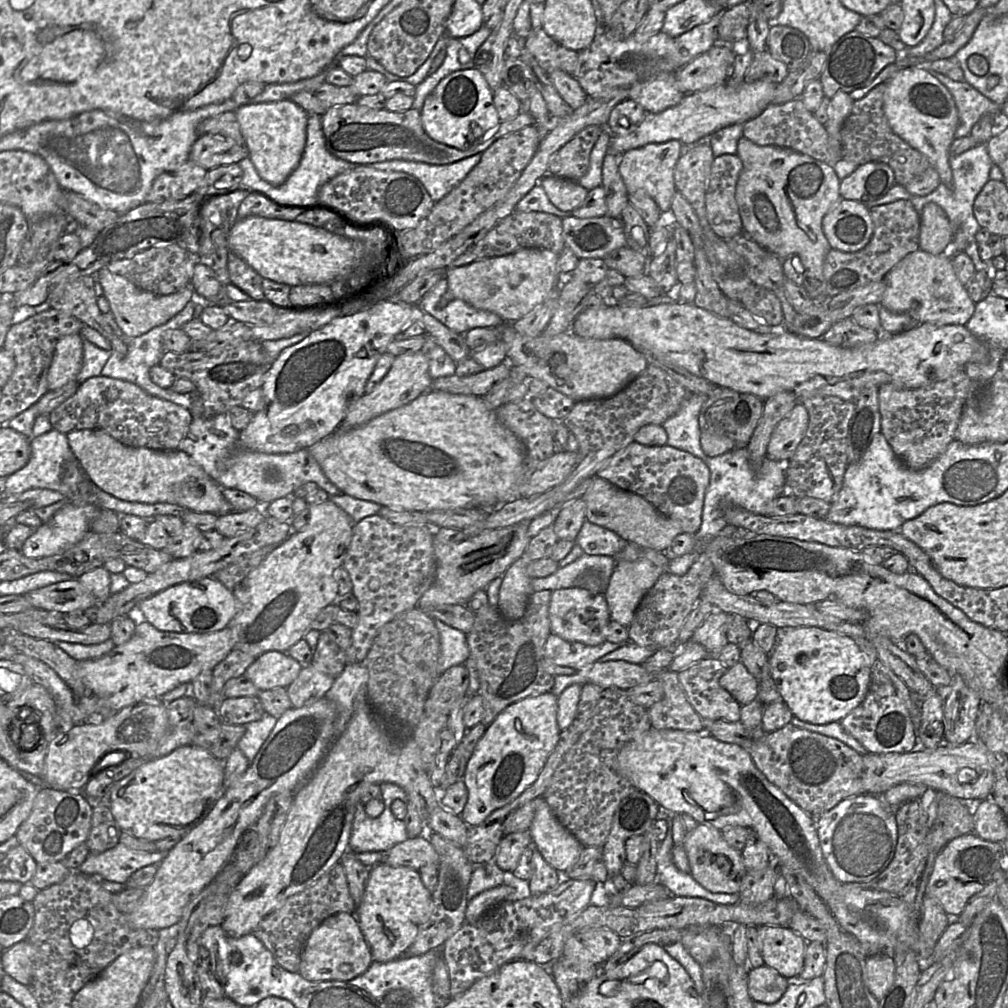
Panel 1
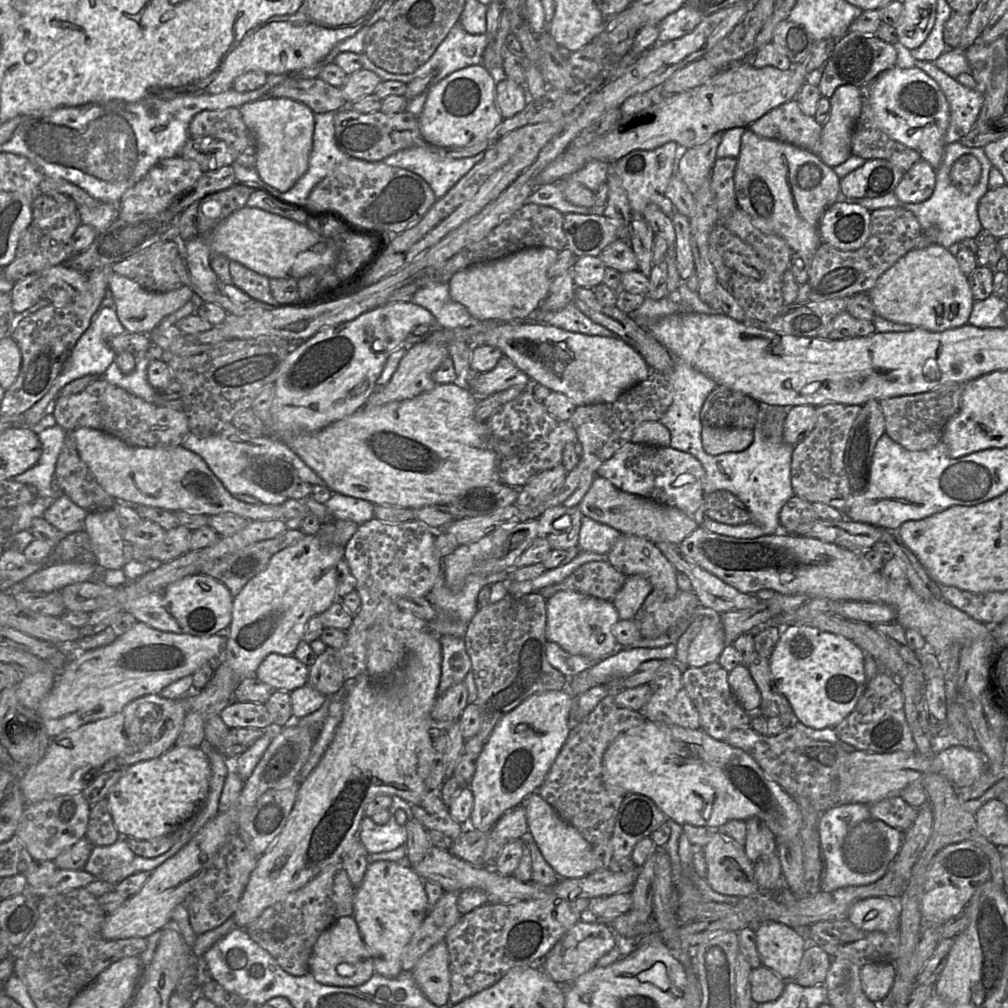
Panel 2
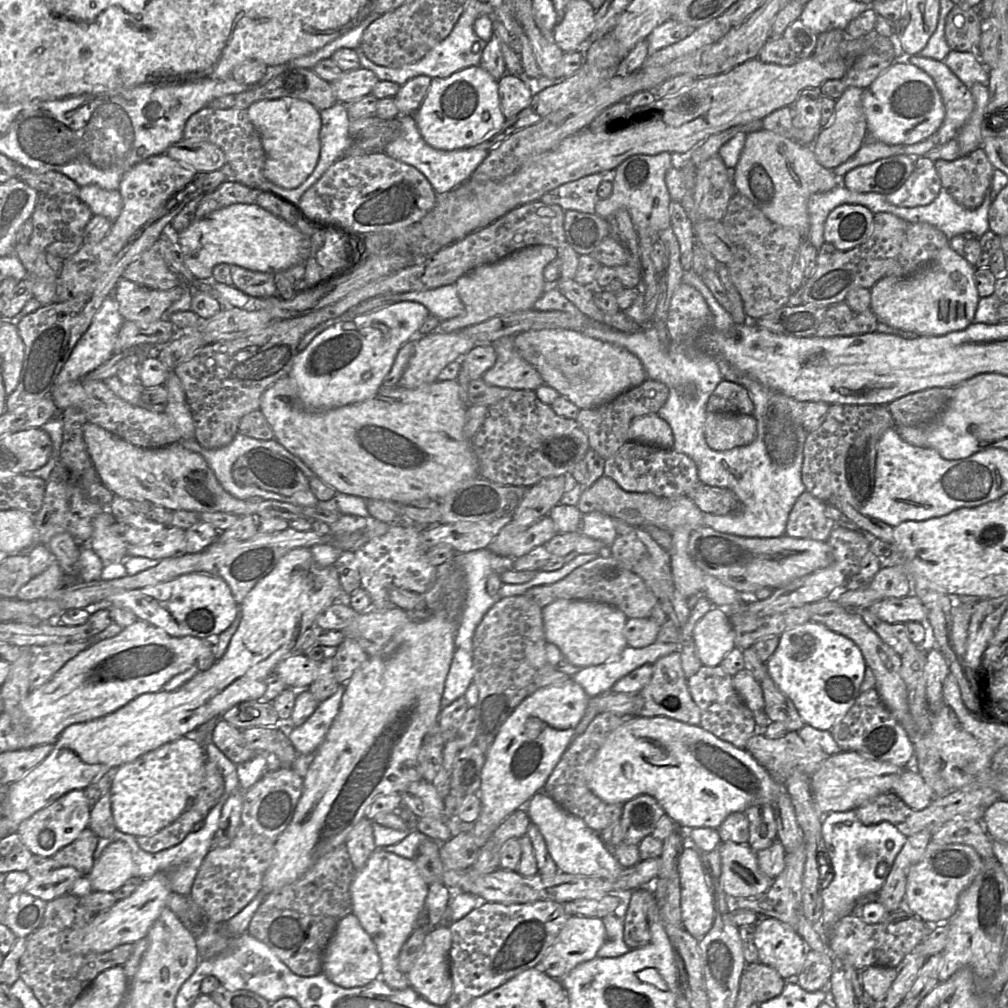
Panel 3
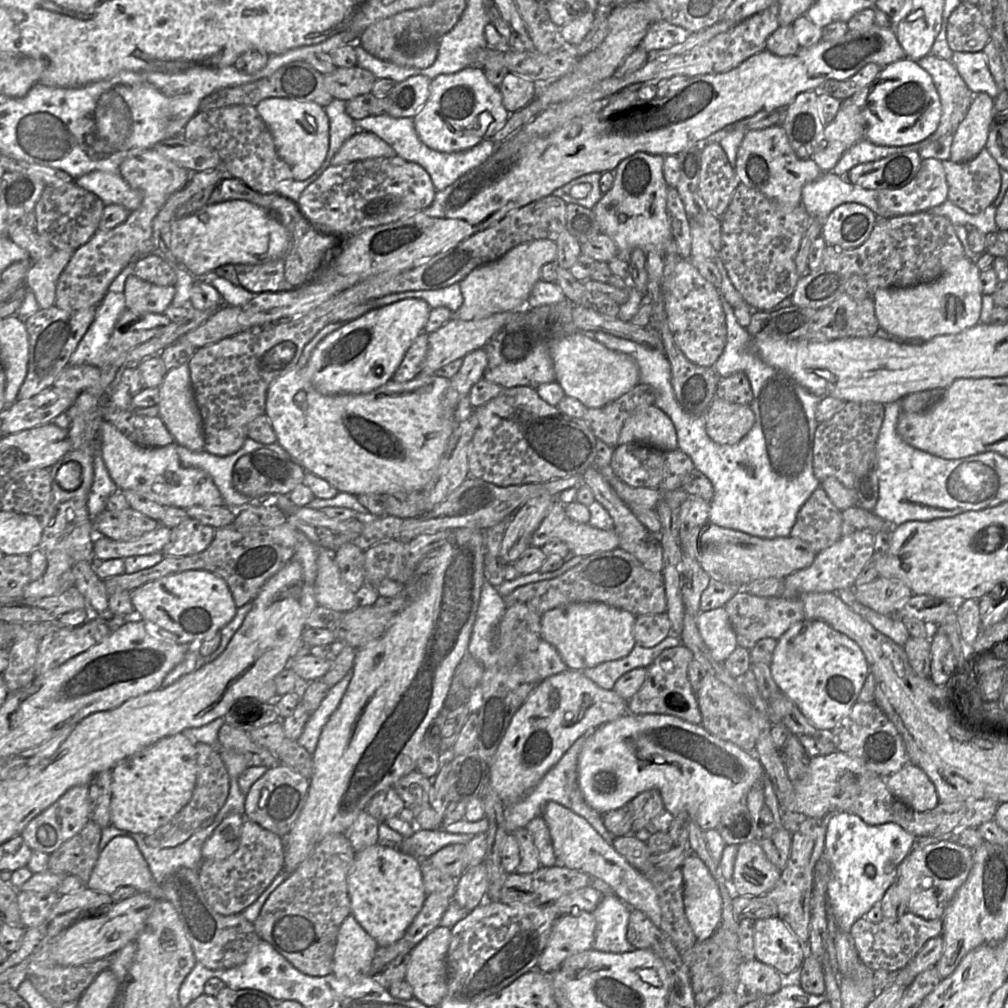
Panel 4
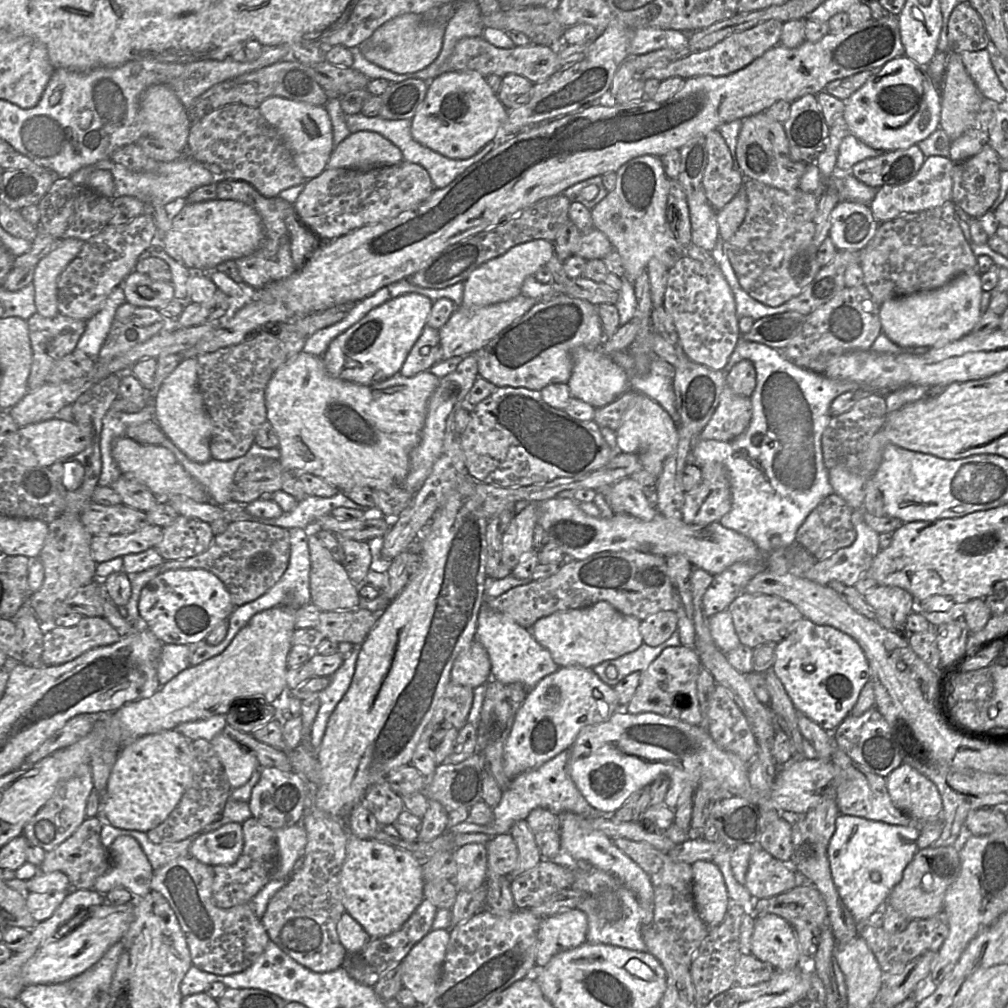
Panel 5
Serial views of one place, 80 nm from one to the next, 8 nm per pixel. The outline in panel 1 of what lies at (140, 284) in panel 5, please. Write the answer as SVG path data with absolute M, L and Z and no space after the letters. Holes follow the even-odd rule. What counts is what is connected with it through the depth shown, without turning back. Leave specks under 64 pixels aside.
M107 268L99 269L92 276L101 286L102 293L109 302L110 312L113 314L123 335L130 338L141 336L152 328L166 323L178 314L194 296L194 290L190 282L187 287L178 292L157 295L140 289L127 278L112 273Z

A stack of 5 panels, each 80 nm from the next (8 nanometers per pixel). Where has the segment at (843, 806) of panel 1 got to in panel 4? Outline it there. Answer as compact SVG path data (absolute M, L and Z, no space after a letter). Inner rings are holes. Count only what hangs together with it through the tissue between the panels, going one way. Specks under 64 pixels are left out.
M839 811L837 813L830 813L834 814L832 815L829 820L828 820L828 825L827 825L827 831L826 831L826 836L825 836L825 849L826 852L830 858L830 861L832 863L832 875L830 882L827 887L827 892L826 892L826 897L827 897L827 921L828 921L828 937L827 937L827 952L828 952L828 957L830 958L830 966L832 970L835 971L835 976L838 982L838 985L840 987L840 974L839 974L839 968L837 964L837 958L836 958L836 947L835 947L835 937L836 933L838 930L842 930L845 932L849 932L851 929L851 926L855 921L858 919L864 917L866 913L876 904L879 904L881 899L883 898L886 890L896 882L897 879L897 867L899 864L905 859L905 857L909 854L909 852L912 850L912 848L915 846L915 838L914 835L910 834L906 830L904 830L900 825L897 823L893 822L888 822L884 824L878 824L878 825L869 825L866 822L864 822L858 815L855 815L851 812L848 811ZM867 865L873 865L876 873L874 877L869 877L865 873L865 867Z

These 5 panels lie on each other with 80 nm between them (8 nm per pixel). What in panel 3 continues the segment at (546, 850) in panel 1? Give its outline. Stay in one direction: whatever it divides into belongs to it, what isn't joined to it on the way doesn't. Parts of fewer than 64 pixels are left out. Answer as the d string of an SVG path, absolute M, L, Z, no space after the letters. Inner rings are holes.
M543 791L536 792L528 800L526 813L543 835L558 871L574 875L615 878L623 869L614 854L604 845L599 834L588 827L583 819L563 809Z

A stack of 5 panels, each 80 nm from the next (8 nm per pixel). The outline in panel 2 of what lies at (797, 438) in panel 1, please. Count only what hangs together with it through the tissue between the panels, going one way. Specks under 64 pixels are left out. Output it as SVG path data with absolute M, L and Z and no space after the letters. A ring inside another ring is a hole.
M811 405L790 407L783 424L783 442L796 447L811 433L815 424L816 407Z

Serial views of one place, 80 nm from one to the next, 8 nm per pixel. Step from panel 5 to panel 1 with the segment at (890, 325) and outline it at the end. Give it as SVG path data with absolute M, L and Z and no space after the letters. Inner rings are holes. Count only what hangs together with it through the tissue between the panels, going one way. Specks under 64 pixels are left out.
M920 249L908 254L884 277L885 292L879 305L894 313L907 313L919 324L965 325L975 311L966 286L957 278L952 259Z

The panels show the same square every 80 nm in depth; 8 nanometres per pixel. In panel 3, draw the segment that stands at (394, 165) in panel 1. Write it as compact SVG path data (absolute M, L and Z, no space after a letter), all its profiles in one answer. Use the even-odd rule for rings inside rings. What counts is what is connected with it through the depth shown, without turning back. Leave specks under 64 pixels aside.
M399 115L399 120L401 133L395 140L387 144L384 153L419 170L430 182L438 196L448 193L468 180L488 156L489 150L476 146L451 151L436 149L427 144L421 136L414 115Z

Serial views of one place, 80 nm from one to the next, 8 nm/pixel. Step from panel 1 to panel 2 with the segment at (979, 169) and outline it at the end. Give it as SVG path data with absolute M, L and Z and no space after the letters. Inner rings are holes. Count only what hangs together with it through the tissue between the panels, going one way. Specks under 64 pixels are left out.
M960 141L953 142L945 146L942 163L936 169L936 185L934 192L927 200L916 204L905 203L900 201L894 192L873 198L847 199L841 195L840 191L838 202L855 202L868 209L870 212L882 208L903 207L914 214L921 226L922 232L930 239L931 244L939 244L948 249L952 244L960 243L966 238L974 239L983 229L978 217L977 207L979 200L989 190L989 174L992 167L993 165L986 156L983 148L967 147L961 144ZM965 154L972 154L975 156L982 167L980 180L969 193L963 193L953 184L950 178L950 171L953 164L959 157Z

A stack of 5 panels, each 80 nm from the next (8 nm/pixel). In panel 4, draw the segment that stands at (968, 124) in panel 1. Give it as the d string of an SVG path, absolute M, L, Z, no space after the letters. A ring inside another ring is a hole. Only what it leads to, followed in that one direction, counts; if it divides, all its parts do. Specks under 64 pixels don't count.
M929 54L916 63L931 76L940 98L942 114L939 125L931 136L915 144L900 146L900 153L919 151L931 140L954 134L965 118L974 96L949 60Z

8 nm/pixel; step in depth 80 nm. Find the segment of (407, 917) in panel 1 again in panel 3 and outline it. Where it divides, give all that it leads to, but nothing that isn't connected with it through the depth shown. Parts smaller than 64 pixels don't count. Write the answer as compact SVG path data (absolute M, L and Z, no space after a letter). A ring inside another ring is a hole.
M376 848L365 865L355 872L350 885L352 914L371 937L381 961L380 978L394 990L410 986L407 974L398 967L398 956L412 932L424 907L428 884L422 878L414 859Z

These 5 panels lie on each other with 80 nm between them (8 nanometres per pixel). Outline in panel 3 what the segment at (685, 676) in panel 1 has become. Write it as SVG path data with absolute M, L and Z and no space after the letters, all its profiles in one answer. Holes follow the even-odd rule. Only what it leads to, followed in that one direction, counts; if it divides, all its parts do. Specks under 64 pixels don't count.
M721 665L702 666L687 679L691 697L700 710L700 726L719 739L744 749L748 740L759 733L754 713L746 706L732 683L732 676Z

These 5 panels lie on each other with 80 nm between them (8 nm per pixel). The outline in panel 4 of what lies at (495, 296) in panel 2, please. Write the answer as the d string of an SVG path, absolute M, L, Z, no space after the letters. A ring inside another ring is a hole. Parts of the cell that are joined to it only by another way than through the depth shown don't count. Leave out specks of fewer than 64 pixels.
M539 239L520 244L501 258L475 268L459 283L464 301L452 318L471 321L524 308L534 285L541 279L542 267L556 260L556 242Z

